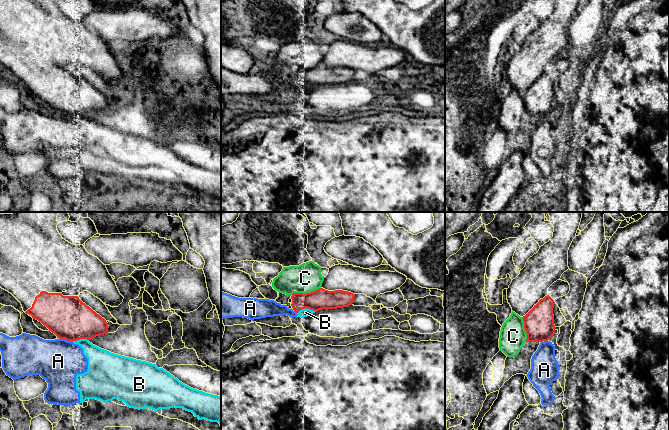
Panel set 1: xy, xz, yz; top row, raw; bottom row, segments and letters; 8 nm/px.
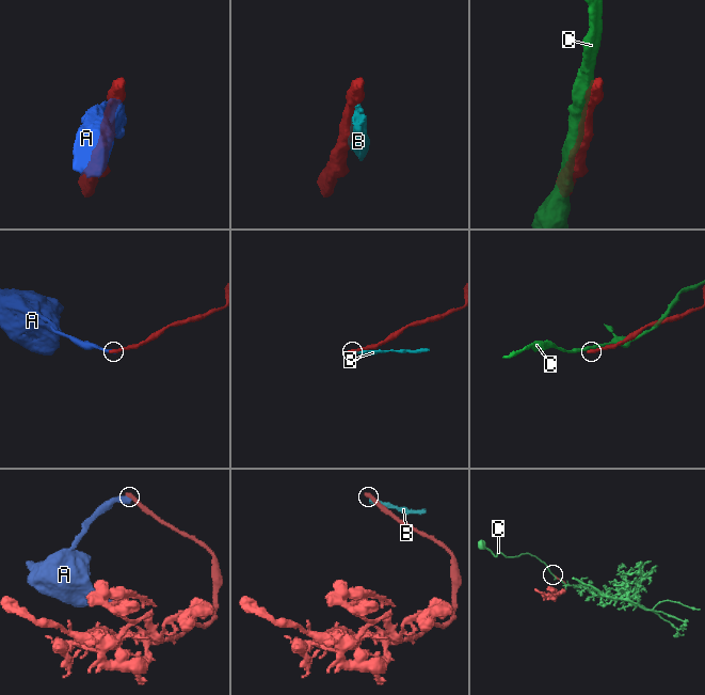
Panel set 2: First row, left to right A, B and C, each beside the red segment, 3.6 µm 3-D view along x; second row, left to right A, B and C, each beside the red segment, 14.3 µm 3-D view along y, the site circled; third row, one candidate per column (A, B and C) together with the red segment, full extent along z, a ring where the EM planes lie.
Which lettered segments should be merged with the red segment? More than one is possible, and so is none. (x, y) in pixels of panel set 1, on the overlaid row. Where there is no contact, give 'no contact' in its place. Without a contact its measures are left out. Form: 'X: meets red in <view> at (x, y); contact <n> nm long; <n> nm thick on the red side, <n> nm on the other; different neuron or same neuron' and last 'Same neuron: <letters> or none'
A: meets red in xy at (66, 339); contact 110 nm long; 340 nm thick on the red side, 360 nm on the other; different neuron
B: meets red in xz at (306, 307); contact 150 nm long; 160 nm thick on the red side, 70 nm on the other; different neuron
C: meets red in xz at (306, 293); contact 240 nm long; 160 nm thick on the red side, 240 nm on the other; different neuron
Same neuron: none

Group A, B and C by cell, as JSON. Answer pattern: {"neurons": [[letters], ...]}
{"neurons": [["A", "B"], ["C"]]}

